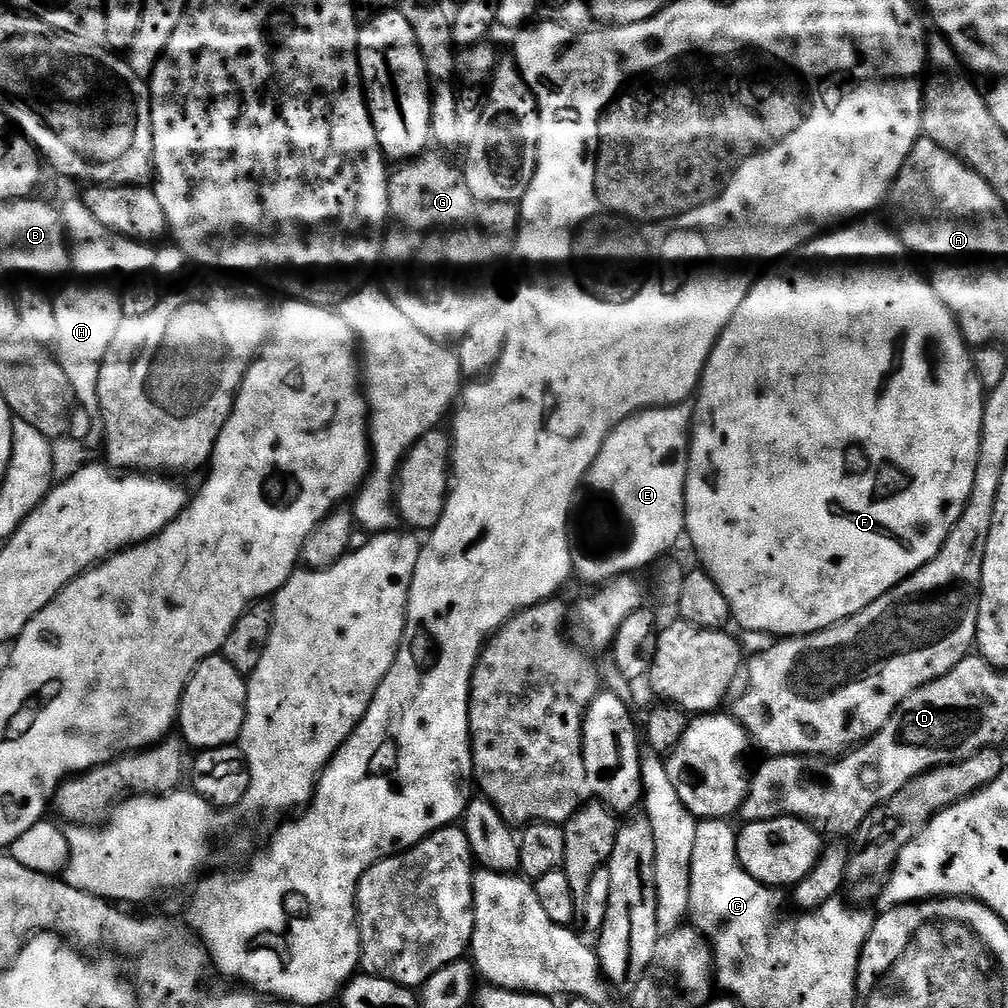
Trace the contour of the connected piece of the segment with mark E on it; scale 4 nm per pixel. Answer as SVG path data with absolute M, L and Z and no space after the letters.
M691 403L671 404L665 408L646 408L642 412L636 412L630 418L623 420L618 427L606 438L598 458L590 466L590 470L584 475L584 482L580 485L580 490L572 509L572 519L570 521L570 535L572 537L572 570L575 579L585 580L588 586L599 586L607 584L615 576L626 576L639 573L639 568L655 565L679 540L685 535L684 527L684 487L686 486L686 474L688 473L688 450L690 447L690 437L692 435L692 413L694 411Z

